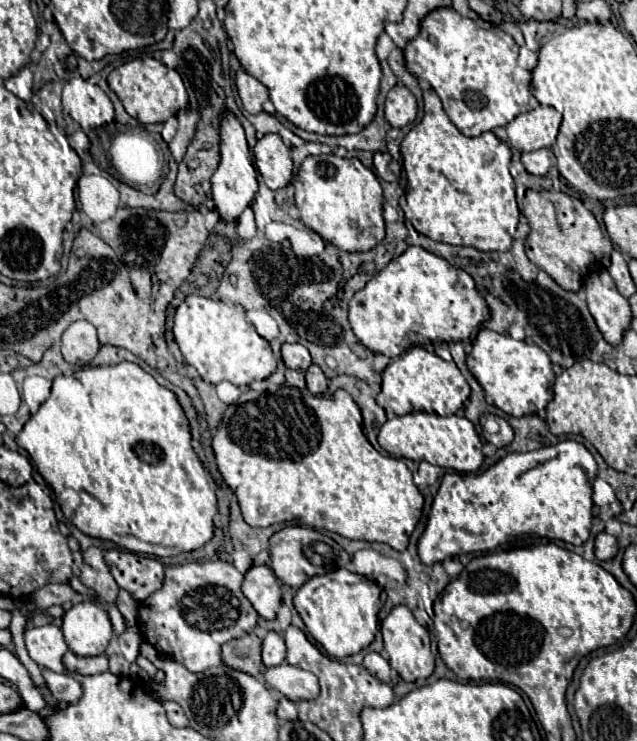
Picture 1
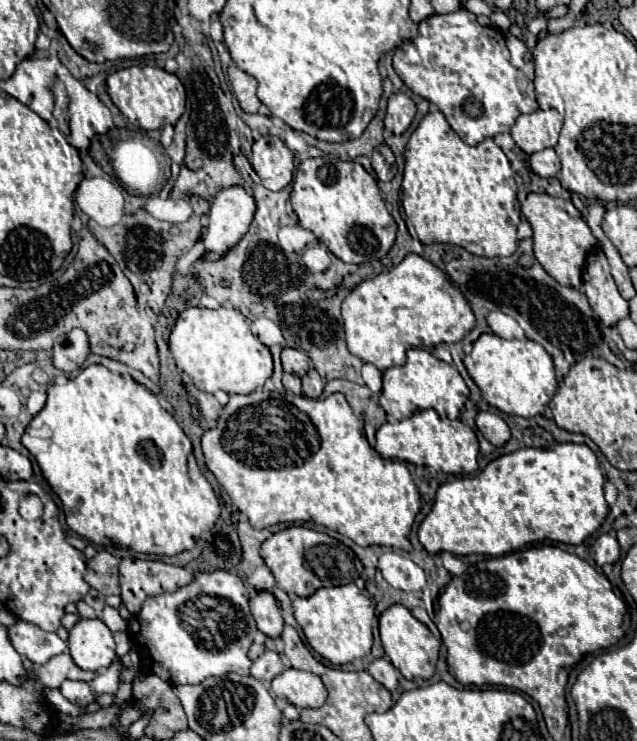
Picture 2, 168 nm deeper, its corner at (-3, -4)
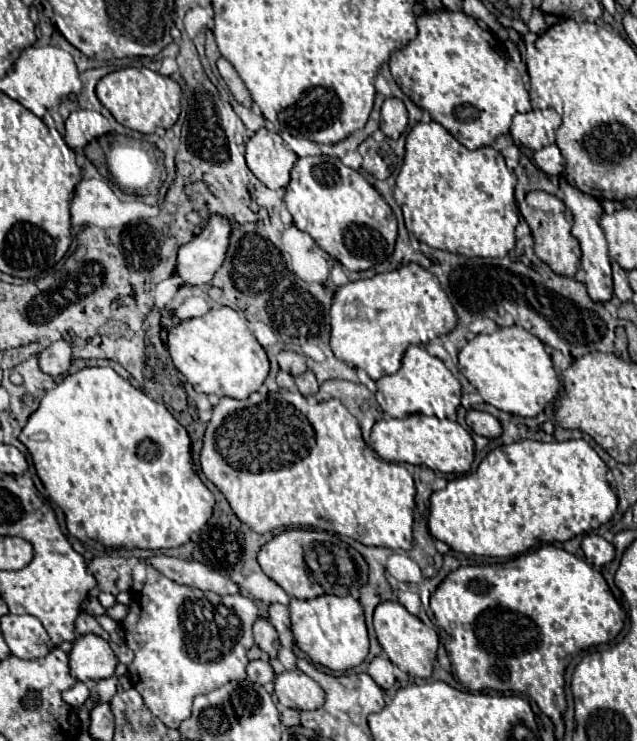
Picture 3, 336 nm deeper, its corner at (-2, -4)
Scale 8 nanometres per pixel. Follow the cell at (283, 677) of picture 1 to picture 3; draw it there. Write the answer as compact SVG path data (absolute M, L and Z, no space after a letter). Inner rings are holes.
M300 669L284 671L276 675L276 697L284 707L306 711L318 709L324 703L322 687Z

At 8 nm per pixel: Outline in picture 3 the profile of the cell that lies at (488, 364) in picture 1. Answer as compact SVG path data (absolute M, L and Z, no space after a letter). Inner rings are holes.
M500 327L490 335L476 335L462 347L458 361L460 373L478 389L484 401L512 415L536 417L560 389L558 375L552 367L550 355L544 349L544 343L522 327Z

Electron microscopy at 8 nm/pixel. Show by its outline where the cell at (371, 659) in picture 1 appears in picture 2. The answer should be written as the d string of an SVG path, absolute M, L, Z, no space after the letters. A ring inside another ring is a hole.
M387 657L375 659L375 661L369 665L369 669L367 669L367 671L369 671L369 673L371 673L371 677L373 677L373 679L377 679L385 689L393 691L393 689L397 687L399 673L397 673L397 669L393 667L393 663L391 663Z

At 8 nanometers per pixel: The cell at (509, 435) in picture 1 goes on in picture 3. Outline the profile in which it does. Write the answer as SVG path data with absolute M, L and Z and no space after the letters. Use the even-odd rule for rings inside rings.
M470 409L470 411L466 413L466 425L468 425L474 433L478 433L478 435L482 435L482 437L488 437L488 439L496 439L496 437L502 435L502 425L500 425L500 421L498 421L496 417L492 417L490 413L486 413L486 411Z

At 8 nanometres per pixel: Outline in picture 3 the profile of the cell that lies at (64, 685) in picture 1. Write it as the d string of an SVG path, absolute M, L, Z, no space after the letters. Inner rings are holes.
M78 681L72 689L68 689L68 691L62 693L62 699L68 705L72 705L72 707L80 707L88 697L90 697L90 691L88 691L88 687L82 681Z

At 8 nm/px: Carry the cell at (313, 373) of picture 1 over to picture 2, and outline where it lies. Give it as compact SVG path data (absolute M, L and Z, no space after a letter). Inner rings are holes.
M315 369L307 371L307 375L303 375L301 381L303 381L303 395L313 397L313 399L317 399L321 395L325 383L323 383L323 379L319 377L319 373Z

